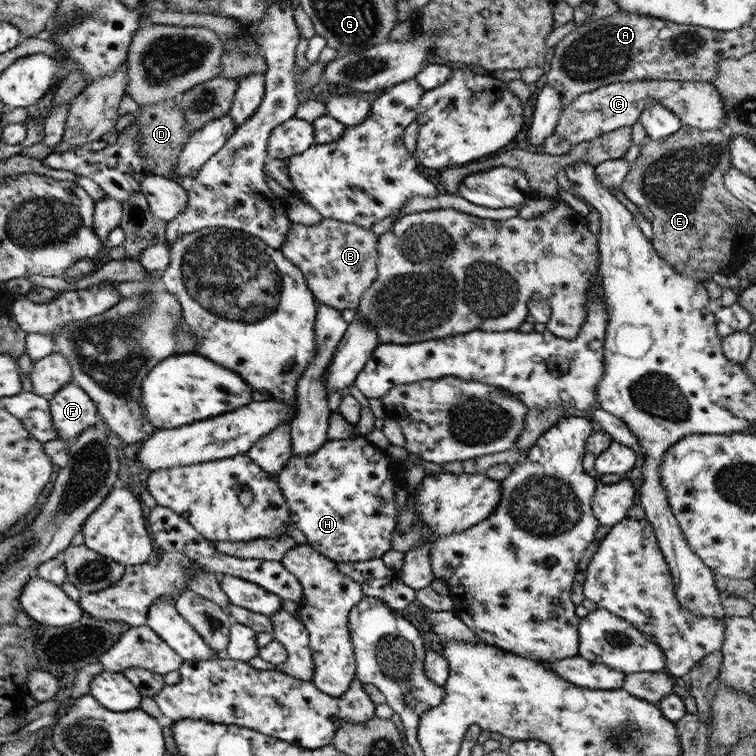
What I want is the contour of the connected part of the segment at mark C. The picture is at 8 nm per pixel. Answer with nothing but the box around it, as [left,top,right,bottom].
[553,80,726,147]

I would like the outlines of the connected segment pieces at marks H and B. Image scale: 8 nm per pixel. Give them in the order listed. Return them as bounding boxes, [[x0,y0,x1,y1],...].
[[275,436,405,563],[278,218,378,312]]

